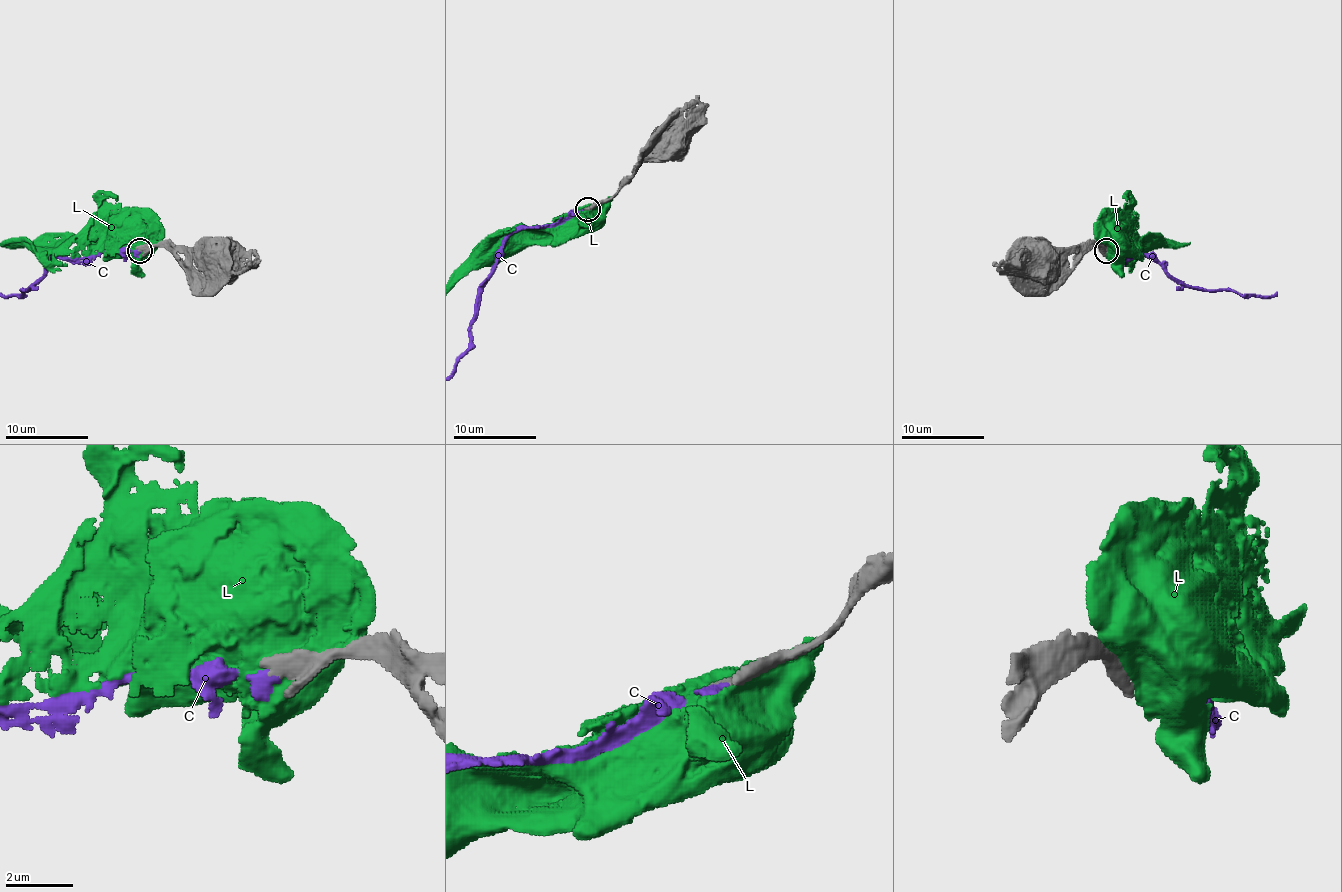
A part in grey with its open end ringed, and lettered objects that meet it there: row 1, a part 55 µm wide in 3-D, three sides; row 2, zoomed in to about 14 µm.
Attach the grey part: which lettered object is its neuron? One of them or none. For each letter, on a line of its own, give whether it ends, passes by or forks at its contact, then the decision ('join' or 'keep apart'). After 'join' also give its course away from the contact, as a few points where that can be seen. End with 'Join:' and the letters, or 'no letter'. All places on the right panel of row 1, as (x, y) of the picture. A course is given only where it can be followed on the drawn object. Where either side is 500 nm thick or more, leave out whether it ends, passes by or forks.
C: it ends there; join
L: keep apart
Join: C

